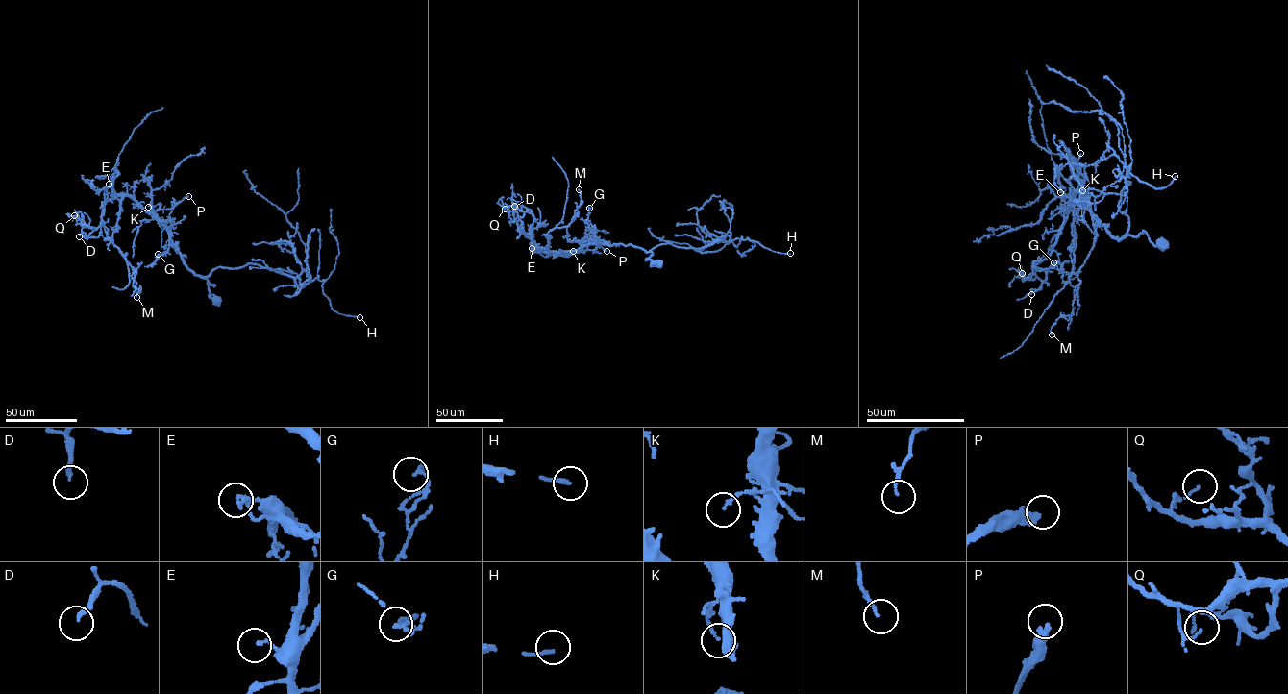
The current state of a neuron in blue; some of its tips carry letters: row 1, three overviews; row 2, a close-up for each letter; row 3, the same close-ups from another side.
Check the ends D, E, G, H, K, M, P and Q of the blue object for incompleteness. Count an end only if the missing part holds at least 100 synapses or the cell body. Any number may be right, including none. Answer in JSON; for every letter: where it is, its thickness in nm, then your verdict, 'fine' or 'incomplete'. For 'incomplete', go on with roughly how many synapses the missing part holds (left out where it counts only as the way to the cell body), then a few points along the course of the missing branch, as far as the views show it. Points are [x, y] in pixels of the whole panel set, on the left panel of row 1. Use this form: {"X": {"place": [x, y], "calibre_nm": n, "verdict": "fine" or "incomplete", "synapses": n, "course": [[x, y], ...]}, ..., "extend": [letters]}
{"D": {"place": [79, 236], "calibre_nm": 200, "verdict": "fine"}, "E": {"place": [109, 184], "calibre_nm": 130, "verdict": "fine"}, "G": {"place": [158, 254], "calibre_nm": 150, "verdict": "fine"}, "H": {"place": [359, 317], "calibre_nm": 160, "verdict": "incomplete", "synapses": 250}, "K": {"place": [148, 207], "calibre_nm": 130, "verdict": "fine"}, "M": {"place": [136, 297], "calibre_nm": 90, "verdict": "fine"}, "P": {"place": [188, 196], "calibre_nm": 240, "verdict": "fine"}, "Q": {"place": [74, 215], "calibre_nm": 110, "verdict": "fine"}, "extend": ["H"]}

